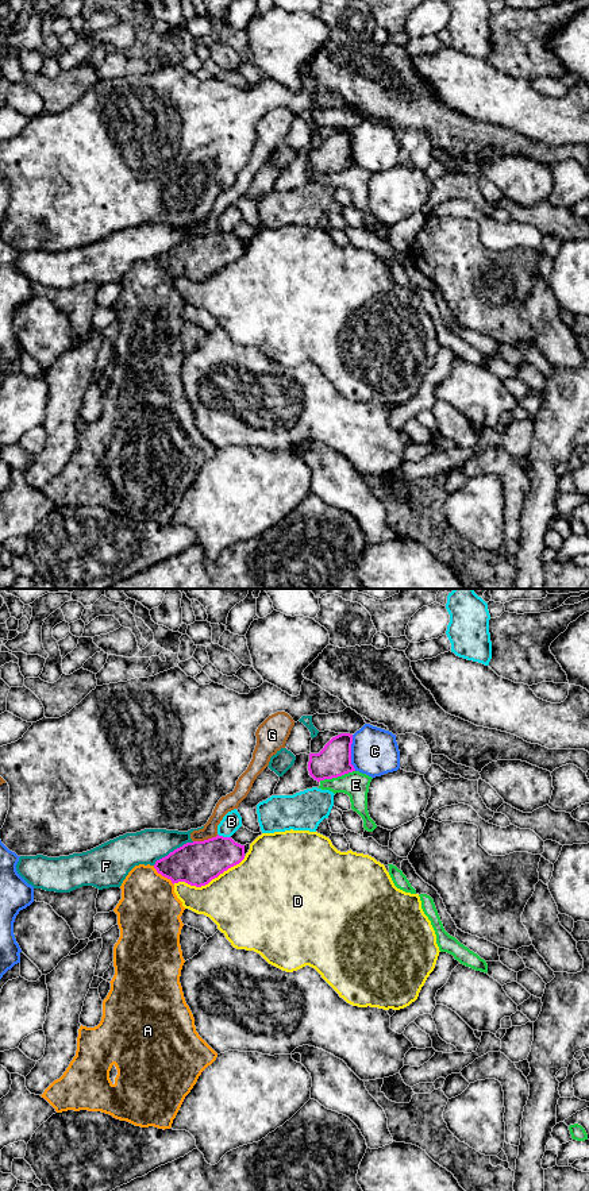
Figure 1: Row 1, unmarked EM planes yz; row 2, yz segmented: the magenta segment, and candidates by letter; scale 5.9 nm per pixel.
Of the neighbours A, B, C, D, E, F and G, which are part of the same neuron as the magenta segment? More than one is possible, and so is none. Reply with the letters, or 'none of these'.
A

